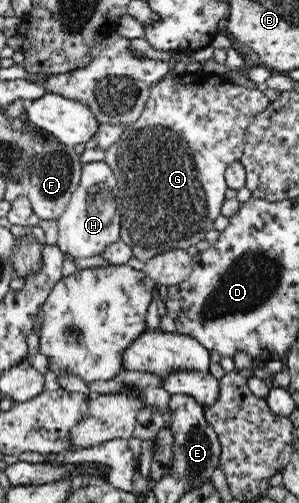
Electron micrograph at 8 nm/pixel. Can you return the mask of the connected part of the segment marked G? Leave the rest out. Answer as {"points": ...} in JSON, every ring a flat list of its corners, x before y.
{"points":[[204,69,194,73,185,72,178,75,171,72,151,87,150,97,142,111,141,118,128,125,128,128,122,132,119,142,106,151,105,157,105,160,115,174,119,188,120,240,130,247,132,257,138,258,138,260,142,260,145,263,149,258,160,253,165,253,176,248,187,249,189,246,194,246,197,242,200,242,200,240,205,240,204,234,208,230,213,229,214,220,220,216,223,203,225,202,225,192,228,190,228,185,226,185,225,181,225,169,228,165,240,160,243,154,246,132,248,132,250,124,252,124,258,114,262,114,262,111,270,106,270,103,266,94,257,88,238,86,238,84,226,78,225,75,210,74,210,72]]}

